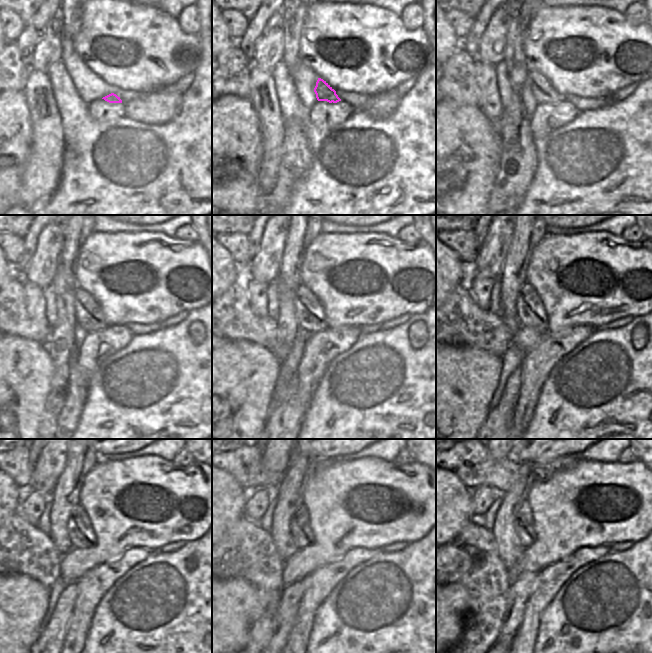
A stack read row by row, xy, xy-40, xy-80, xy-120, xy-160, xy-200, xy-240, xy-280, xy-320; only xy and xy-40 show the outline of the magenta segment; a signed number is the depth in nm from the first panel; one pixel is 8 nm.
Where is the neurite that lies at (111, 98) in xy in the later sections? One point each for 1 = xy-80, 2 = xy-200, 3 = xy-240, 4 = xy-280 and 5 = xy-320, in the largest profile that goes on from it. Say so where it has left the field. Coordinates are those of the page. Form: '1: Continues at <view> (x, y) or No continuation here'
1: Continues at xy-80 (543, 92)
2: Continues at xy-200 (530, 311)
3: Continues at xy-240 (80, 531)
4: Continues at xy-280 (302, 534)
5: Continues at xy-320 (523, 527)

